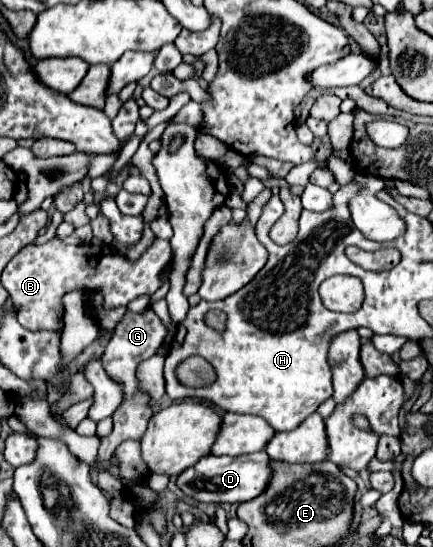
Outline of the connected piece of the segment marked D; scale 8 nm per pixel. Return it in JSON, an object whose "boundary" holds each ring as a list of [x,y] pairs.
{"boundary":[[[250,453],[250,455],[240,455],[240,457],[228,457],[228,455],[210,455],[200,459],[194,467],[186,469],[180,477],[178,477],[178,487],[192,499],[198,501],[206,501],[206,503],[242,503],[248,501],[256,495],[260,495],[260,491],[264,491],[264,487],[268,487],[268,481],[272,481],[272,467],[270,467],[272,459],[268,457],[268,453]]]}

